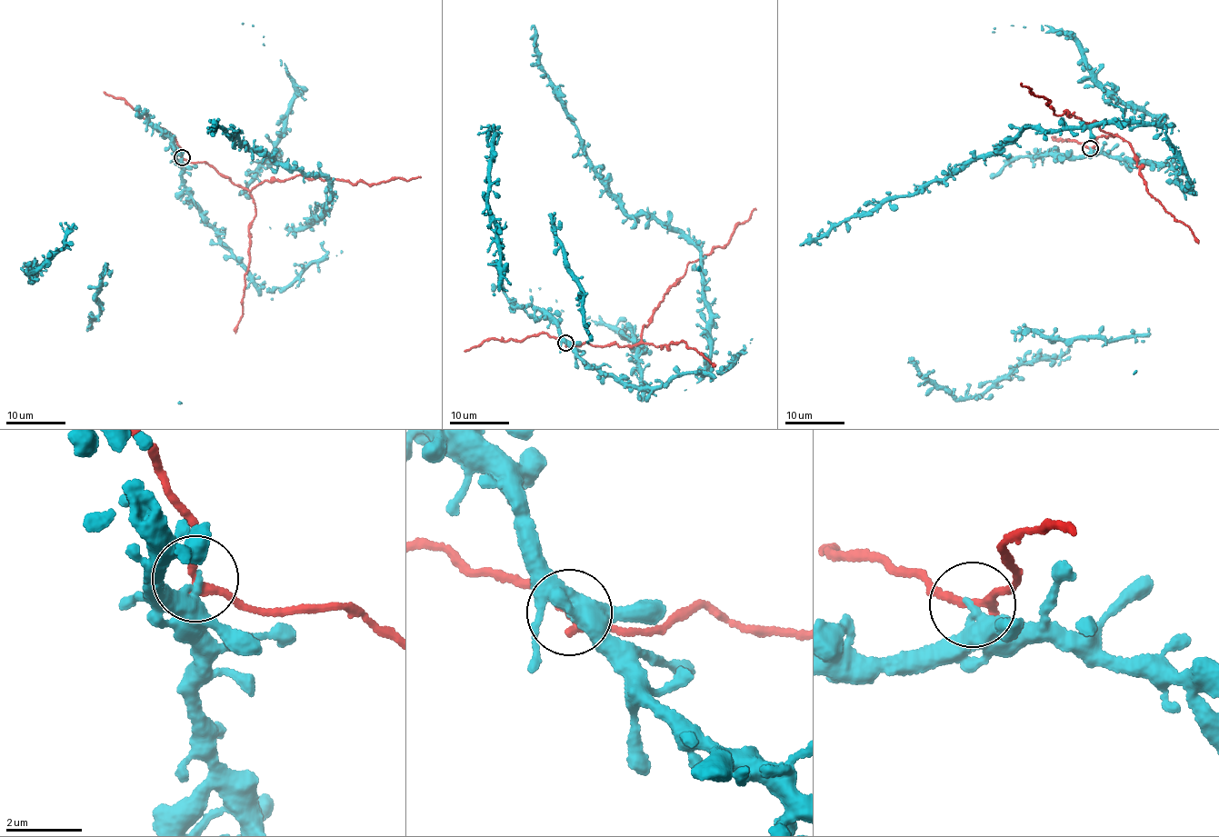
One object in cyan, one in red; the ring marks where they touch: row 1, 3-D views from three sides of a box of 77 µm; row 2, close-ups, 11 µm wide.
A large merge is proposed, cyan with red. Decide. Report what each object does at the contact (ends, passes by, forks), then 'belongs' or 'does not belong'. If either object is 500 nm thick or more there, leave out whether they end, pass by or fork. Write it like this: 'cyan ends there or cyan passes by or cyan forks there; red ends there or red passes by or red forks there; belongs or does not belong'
cyan passes by; red passes by; belongs

